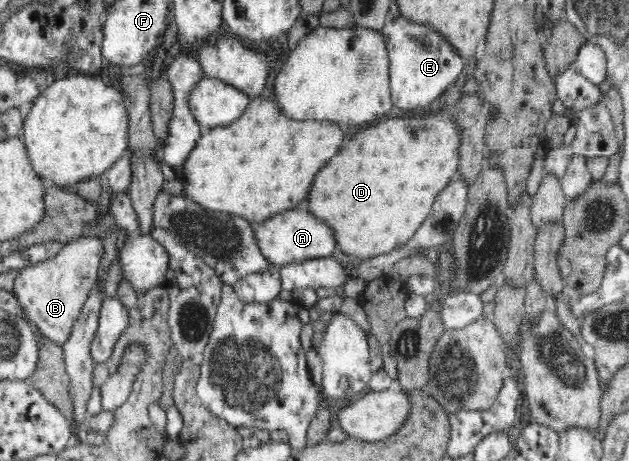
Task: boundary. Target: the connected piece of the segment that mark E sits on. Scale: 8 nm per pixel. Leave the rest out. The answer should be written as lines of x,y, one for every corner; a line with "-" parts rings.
400,17
385,23
381,32
389,49
389,74
392,105
403,111
423,109
441,96
457,81
463,71
462,58
436,29

